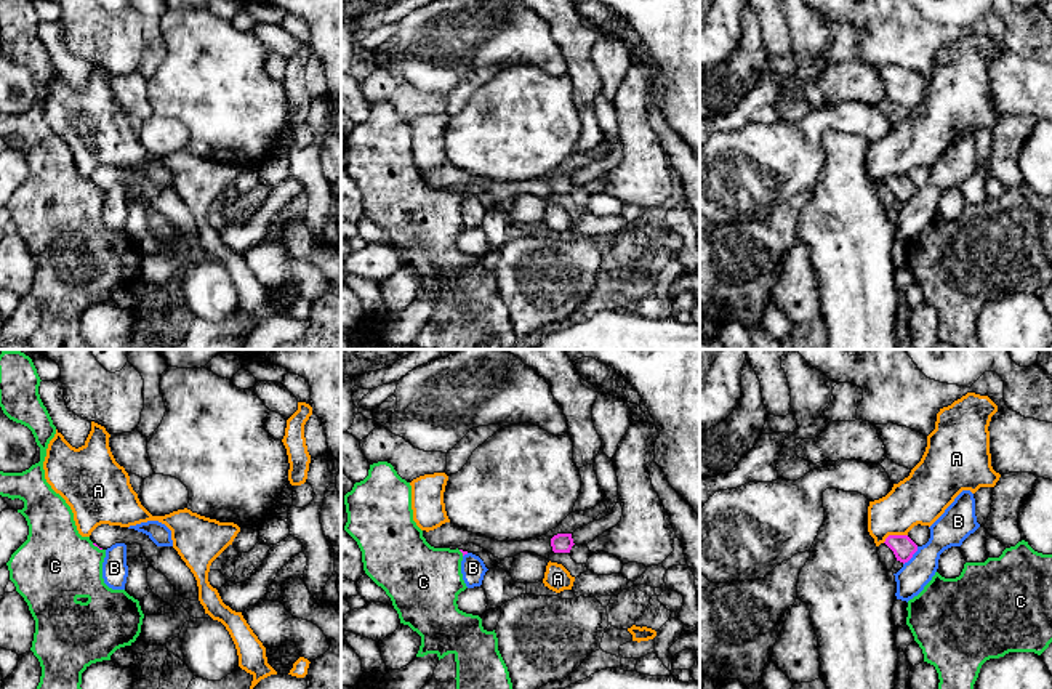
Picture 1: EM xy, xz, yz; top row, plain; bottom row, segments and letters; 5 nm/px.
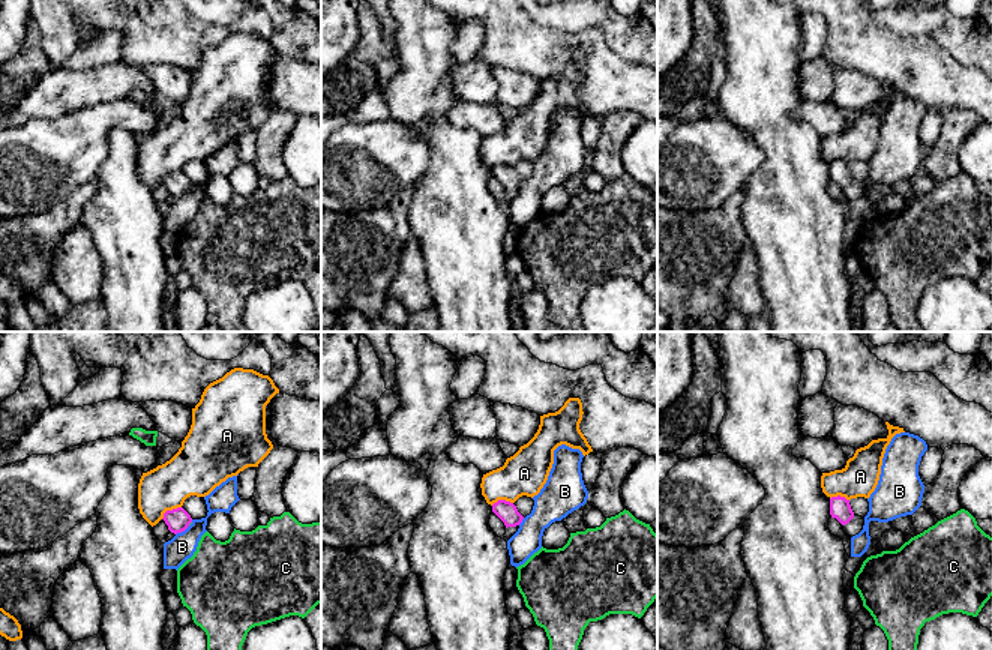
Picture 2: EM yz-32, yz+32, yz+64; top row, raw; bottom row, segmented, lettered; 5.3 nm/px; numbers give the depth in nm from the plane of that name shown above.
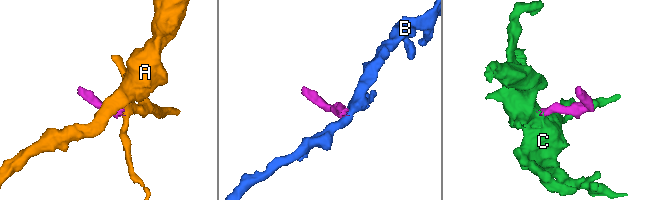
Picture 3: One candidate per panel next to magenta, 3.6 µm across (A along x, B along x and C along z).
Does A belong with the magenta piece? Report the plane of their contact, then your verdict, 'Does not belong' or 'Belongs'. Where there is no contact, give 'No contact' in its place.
Touches magenta in yz. Does not belong

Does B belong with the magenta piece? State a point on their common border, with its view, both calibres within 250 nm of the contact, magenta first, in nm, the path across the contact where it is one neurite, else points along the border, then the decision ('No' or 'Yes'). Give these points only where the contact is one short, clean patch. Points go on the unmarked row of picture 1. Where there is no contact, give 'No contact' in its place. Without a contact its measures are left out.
Touches magenta at yz (911, 197). Thickness 120 nm (magenta) against 170 nm. Boundary: yz (918, 188), (903, 205). No

